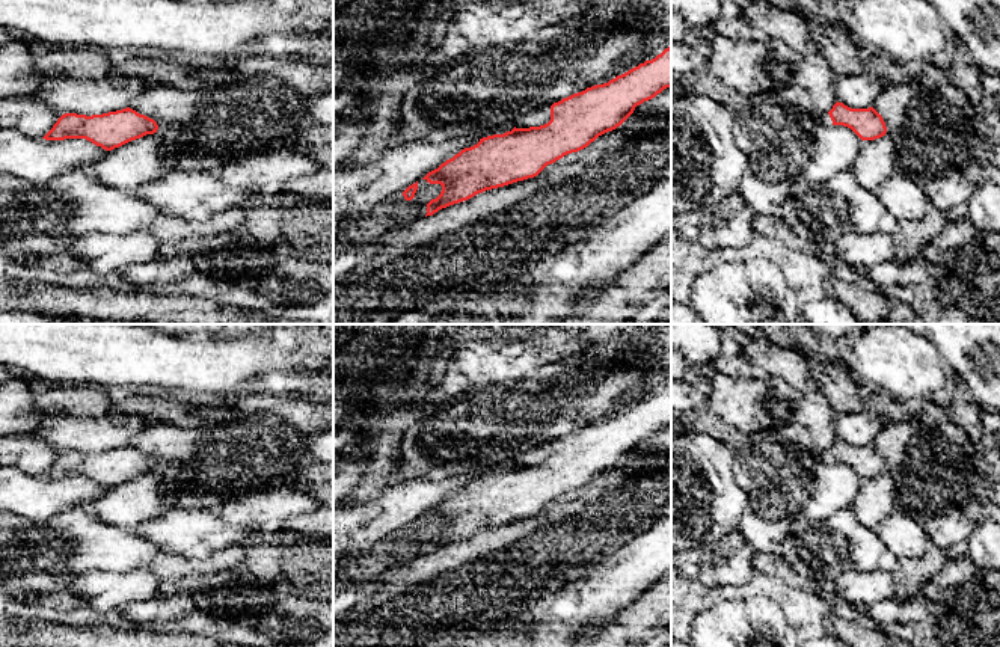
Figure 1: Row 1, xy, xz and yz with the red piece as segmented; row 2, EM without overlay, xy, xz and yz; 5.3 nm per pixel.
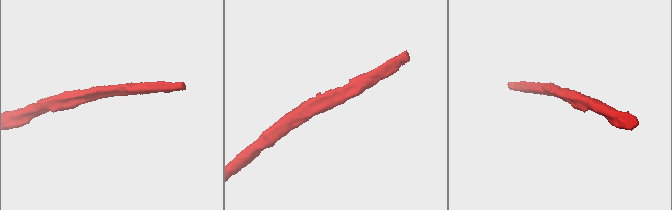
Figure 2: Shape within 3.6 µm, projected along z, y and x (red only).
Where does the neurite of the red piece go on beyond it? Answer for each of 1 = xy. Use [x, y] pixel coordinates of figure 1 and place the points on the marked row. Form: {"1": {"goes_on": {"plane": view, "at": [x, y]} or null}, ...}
{"1": {"goes_on": null}}

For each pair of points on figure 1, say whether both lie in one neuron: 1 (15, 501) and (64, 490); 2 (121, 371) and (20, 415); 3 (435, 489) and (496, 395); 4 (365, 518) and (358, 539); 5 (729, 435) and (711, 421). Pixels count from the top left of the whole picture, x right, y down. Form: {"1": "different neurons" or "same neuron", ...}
{"1": "same neuron", "2": "different neurons", "3": "different neurons", "4": "same neuron", "5": "same neuron"}

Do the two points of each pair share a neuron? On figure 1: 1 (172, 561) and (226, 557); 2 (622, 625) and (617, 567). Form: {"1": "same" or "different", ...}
{"1": "same", "2": "different"}

